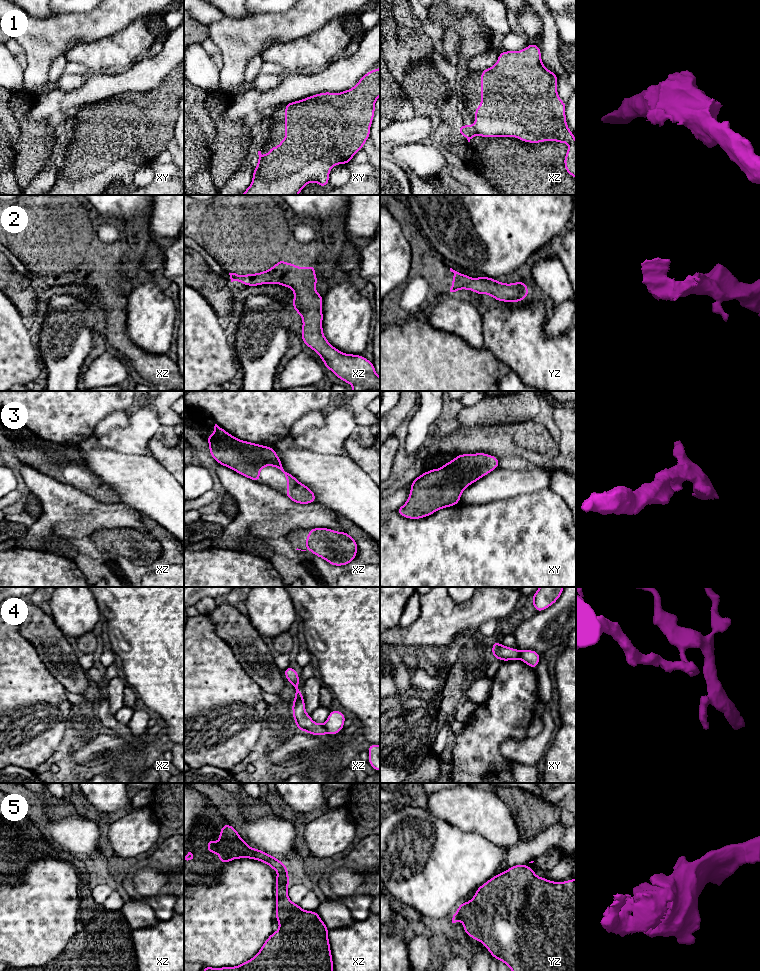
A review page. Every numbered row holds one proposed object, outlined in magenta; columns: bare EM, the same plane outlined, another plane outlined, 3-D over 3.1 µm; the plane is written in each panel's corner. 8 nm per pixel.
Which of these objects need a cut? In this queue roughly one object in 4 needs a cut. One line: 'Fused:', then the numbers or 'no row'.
Fused: 4

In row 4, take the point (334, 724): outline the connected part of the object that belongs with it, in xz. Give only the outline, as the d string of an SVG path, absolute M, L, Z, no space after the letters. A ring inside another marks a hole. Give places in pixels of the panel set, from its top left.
M331 710L323 724L329 735L336 735L344 728L345 715L340 710Z

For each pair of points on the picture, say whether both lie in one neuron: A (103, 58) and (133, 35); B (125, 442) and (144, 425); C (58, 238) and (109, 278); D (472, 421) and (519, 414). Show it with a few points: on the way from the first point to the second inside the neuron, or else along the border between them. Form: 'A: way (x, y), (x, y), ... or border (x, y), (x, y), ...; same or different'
A: way (110, 55), (115, 53), (126, 42); same
B: way (130, 439), (139, 430); same
C: way (71, 251), (76, 256), (96, 265); same
D: way (484, 414), (507, 414); same

